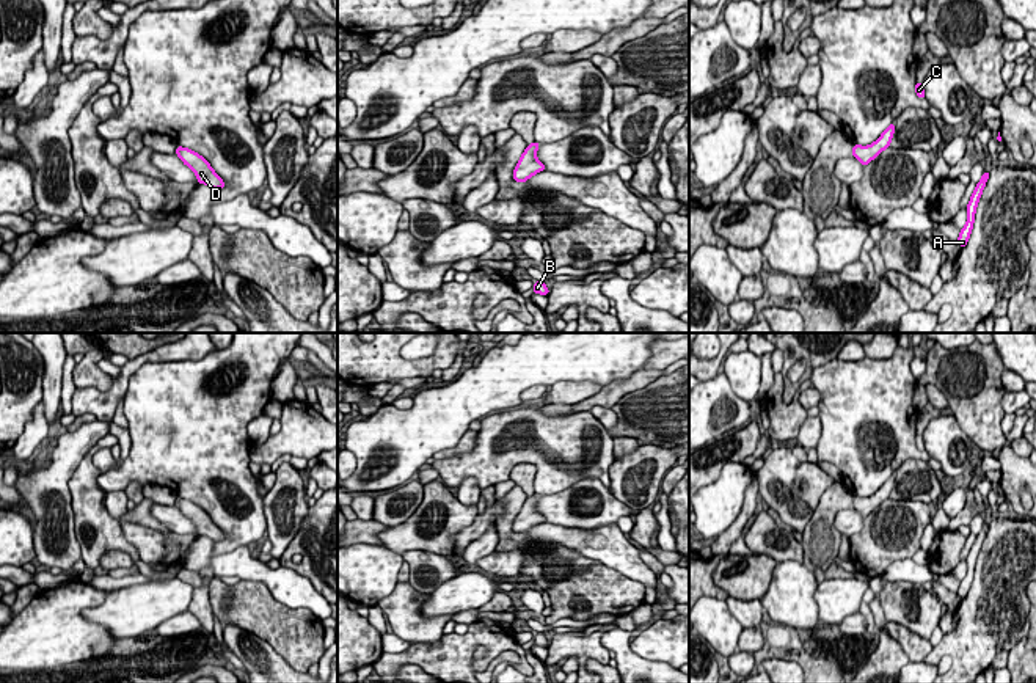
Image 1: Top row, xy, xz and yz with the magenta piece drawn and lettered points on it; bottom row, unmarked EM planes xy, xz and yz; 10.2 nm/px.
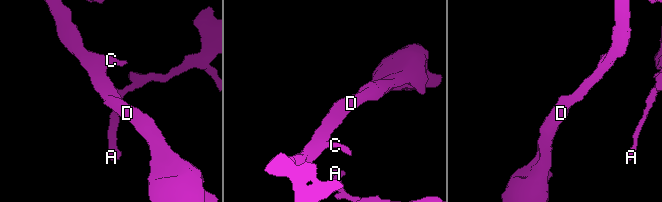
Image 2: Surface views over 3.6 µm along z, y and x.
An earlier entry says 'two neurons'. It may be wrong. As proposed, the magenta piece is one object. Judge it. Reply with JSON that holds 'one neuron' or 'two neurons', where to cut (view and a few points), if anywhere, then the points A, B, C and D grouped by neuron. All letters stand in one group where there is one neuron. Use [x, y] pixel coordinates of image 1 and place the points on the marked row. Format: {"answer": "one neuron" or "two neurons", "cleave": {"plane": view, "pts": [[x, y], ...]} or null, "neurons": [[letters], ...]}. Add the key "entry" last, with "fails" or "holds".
{"answer": "one neuron", "cleave": null, "neurons": [["A", "B", "C", "D"]], "entry": "fails"}

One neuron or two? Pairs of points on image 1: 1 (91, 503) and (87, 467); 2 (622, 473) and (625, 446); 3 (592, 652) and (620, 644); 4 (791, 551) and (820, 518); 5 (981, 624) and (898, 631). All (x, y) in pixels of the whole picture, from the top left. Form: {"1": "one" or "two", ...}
{"1": "one", "2": "two", "3": "two", "4": "two", "5": "two"}

